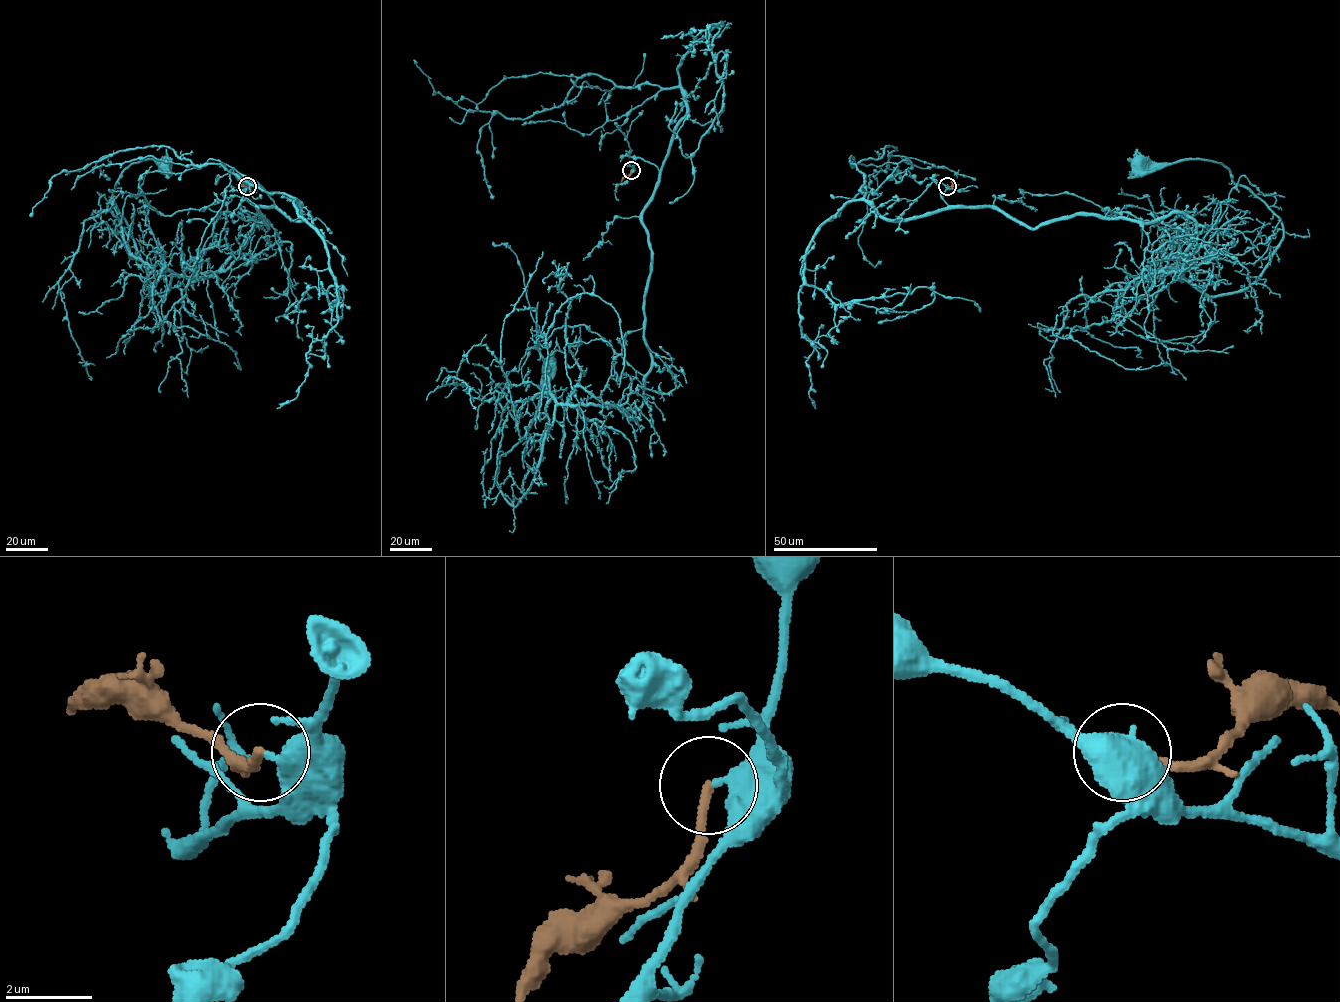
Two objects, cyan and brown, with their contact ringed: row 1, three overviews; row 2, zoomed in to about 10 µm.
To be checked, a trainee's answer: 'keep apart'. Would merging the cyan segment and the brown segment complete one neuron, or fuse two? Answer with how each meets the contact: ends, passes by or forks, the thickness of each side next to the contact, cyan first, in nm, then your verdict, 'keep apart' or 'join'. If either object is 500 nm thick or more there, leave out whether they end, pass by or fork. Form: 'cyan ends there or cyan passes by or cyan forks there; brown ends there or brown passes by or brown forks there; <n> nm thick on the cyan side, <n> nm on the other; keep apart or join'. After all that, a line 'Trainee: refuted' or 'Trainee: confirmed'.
cyan ends there; brown ends there; 440 nm thick on the cyan side, 200 nm on the other; keep apart
Trainee: confirmed

